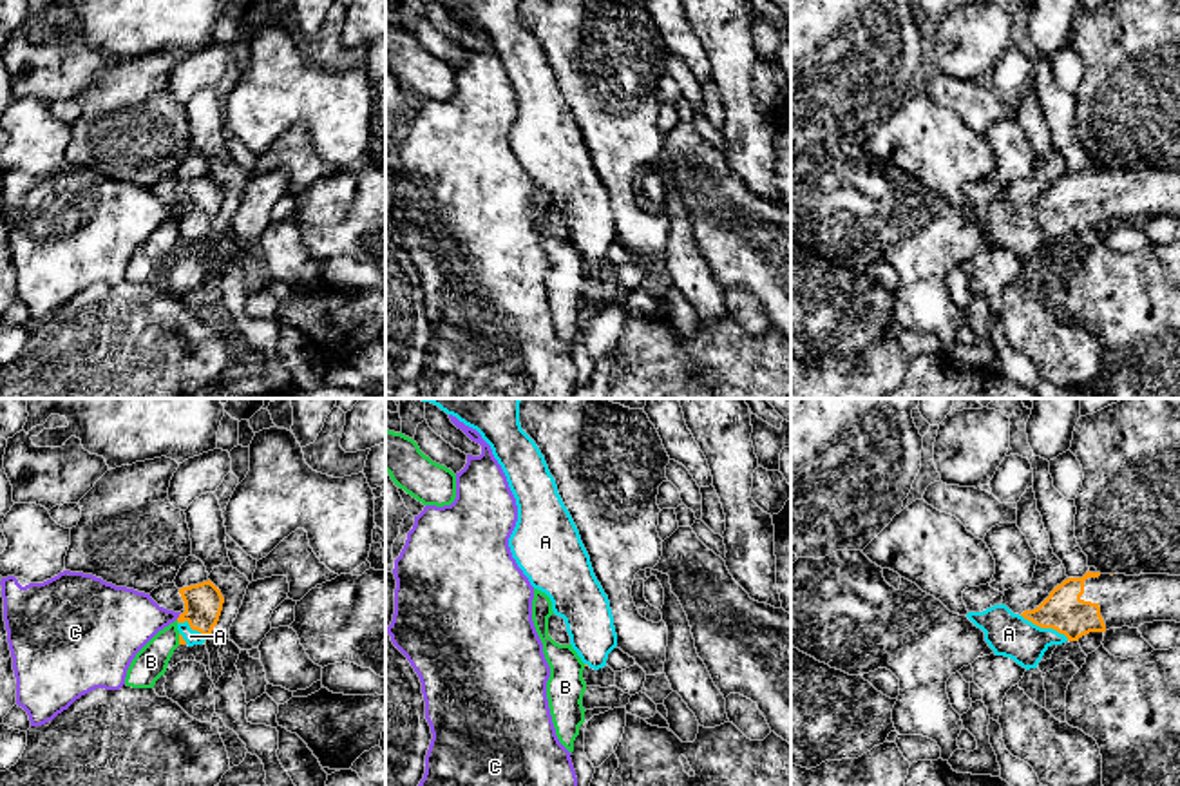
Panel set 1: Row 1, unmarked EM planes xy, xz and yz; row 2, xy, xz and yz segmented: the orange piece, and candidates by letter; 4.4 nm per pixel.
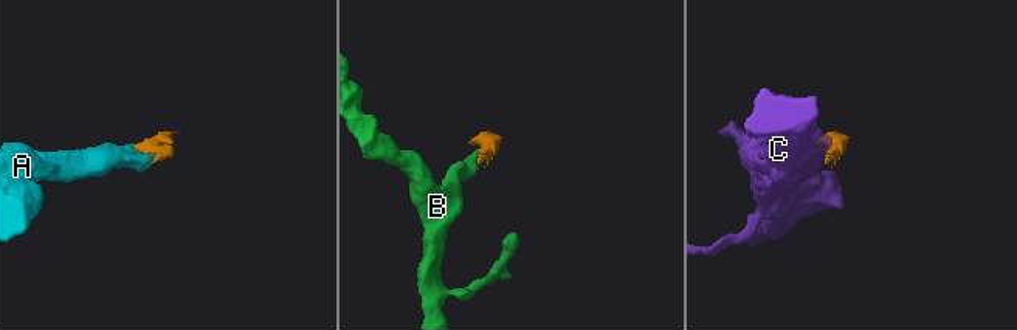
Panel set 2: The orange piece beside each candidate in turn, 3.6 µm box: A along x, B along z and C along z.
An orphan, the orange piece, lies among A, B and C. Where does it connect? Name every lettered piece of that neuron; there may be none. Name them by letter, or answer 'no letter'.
A

